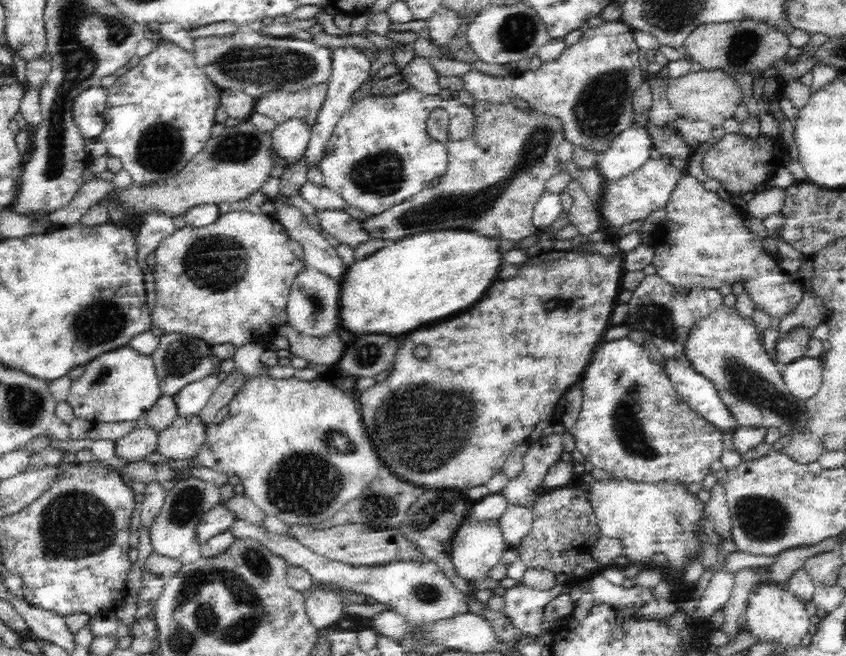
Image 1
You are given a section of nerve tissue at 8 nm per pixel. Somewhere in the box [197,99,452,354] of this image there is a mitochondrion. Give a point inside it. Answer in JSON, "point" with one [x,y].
{"point":[382,173]}

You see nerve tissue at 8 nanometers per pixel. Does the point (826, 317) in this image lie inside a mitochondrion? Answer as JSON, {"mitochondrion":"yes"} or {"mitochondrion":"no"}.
{"mitochondrion":"no"}

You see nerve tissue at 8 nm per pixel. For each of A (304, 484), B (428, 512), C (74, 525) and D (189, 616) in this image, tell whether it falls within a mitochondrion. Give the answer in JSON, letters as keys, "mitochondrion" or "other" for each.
{"A":"mitochondrion","B":"mitochondrion","C":"mitochondrion","D":"mitochondrion"}

